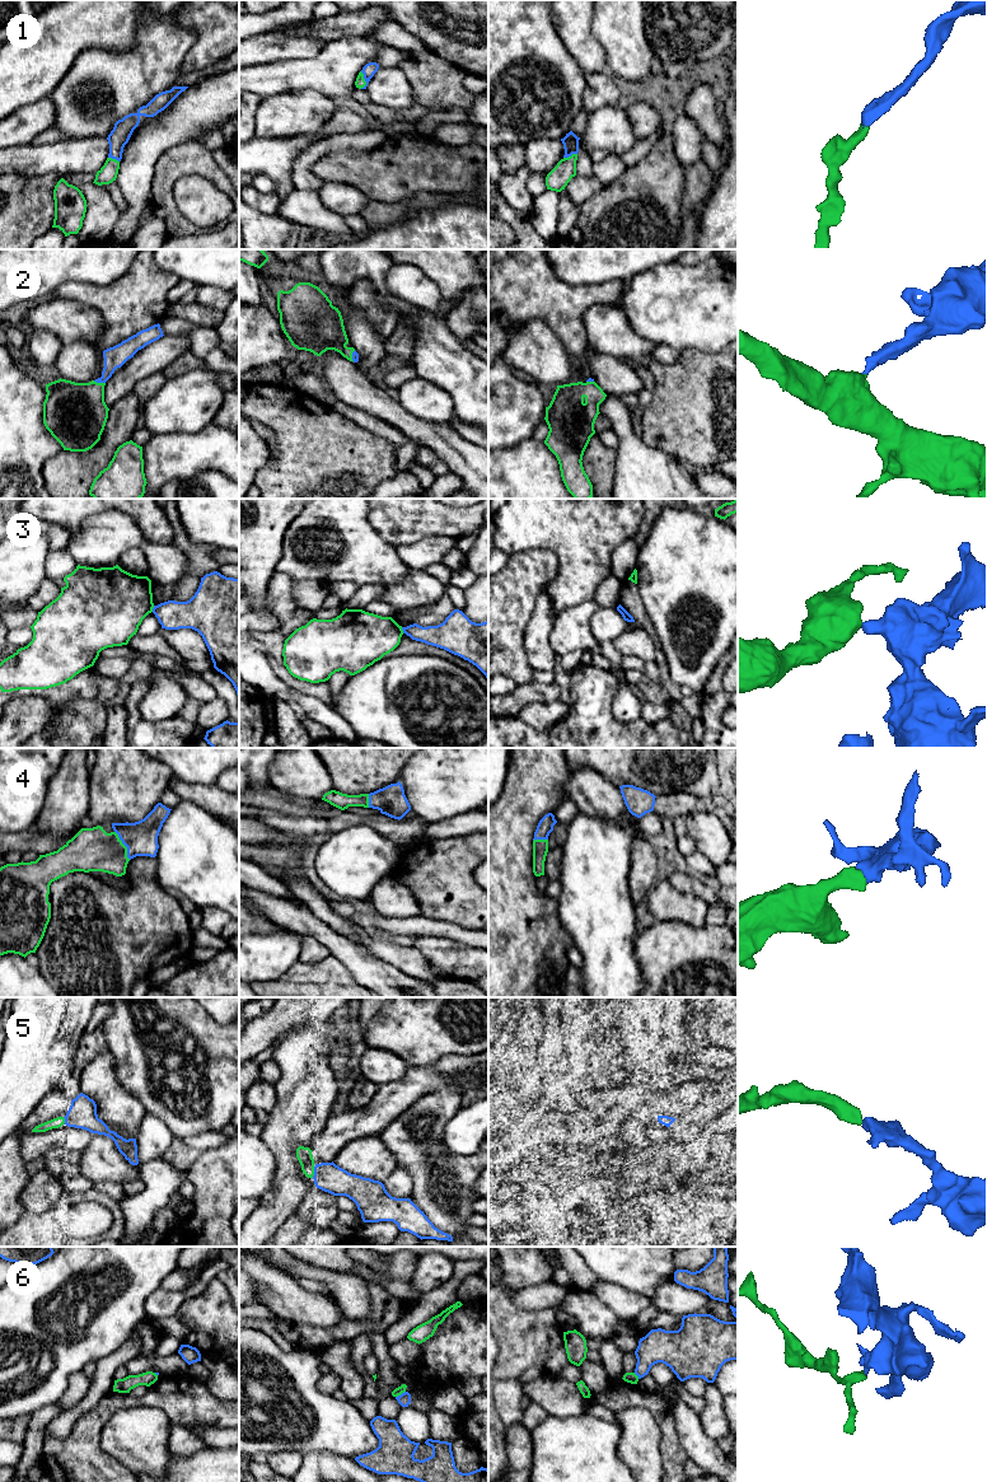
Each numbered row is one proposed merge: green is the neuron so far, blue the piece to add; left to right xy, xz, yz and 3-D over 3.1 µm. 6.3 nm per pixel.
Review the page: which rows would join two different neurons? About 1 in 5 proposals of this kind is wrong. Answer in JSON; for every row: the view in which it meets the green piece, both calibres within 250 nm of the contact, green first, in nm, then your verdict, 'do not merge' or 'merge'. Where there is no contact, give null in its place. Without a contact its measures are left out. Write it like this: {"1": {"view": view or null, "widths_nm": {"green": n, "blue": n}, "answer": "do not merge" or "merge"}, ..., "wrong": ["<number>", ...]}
{"1": {"view": "xz", "widths_nm": {"green": 70, "blue": 80}, "answer": "merge"}, "2": {"view": "xy", "widths_nm": {"green": 400, "blue": 140}, "answer": "merge"}, "3": {"view": "xy", "widths_nm": {"green": 420, "blue": 180}, "answer": "do not merge"}, "4": {"view": "xy", "widths_nm": {"green": 280, "blue": 200}, "answer": "merge"}, "5": {"view": "xz", "widths_nm": {"green": 100, "blue": 190}, "answer": "merge"}, "6": {"view": "xz", "widths_nm": {"green": 50, "blue": 80}, "answer": "do not merge"}, "wrong": ["3", "6"]}

